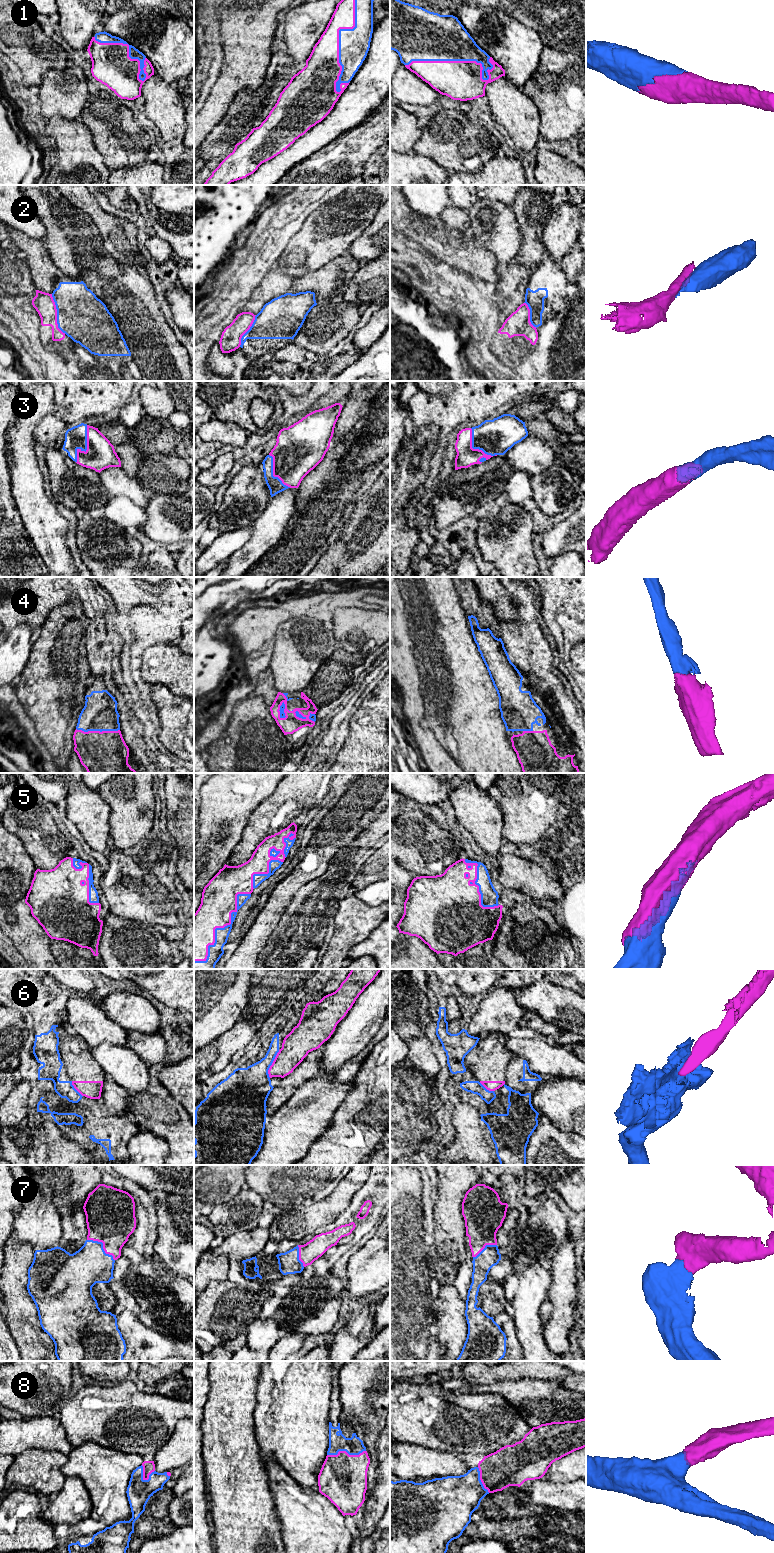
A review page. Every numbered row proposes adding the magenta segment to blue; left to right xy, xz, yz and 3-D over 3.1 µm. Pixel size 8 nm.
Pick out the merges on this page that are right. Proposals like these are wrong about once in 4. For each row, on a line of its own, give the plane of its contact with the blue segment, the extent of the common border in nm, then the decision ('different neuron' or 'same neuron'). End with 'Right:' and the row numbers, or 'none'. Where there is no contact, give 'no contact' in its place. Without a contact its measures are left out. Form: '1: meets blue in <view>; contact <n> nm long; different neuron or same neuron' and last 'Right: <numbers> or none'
1: meets blue in xz; contact 750 nm long; same neuron
2: meets blue in xy; contact 340 nm long; different neuron
3: meets blue in xy; contact 320 nm long; same neuron
4: meets blue in xy; contact 360 nm long; same neuron
5: meets blue in xz; contact 700 nm long; same neuron
6: meets blue in xz; contact 240 nm long; different neuron
7: meets blue in xy; contact 280 nm long; same neuron
8: meets blue in xz; contact 320 nm long; same neuron
Right: 1, 3, 4, 5, 7, 8

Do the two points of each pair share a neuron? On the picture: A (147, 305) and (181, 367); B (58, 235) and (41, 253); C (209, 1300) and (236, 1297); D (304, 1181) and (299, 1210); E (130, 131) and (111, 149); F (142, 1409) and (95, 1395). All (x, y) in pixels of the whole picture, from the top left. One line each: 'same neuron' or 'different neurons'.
A: same neuron
B: different neurons
C: same neuron
D: different neurons
E: same neuron
F: same neuron

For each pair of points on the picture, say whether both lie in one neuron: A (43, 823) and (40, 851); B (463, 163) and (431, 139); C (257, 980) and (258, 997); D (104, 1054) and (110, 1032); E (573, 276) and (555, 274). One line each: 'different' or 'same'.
A: same
B: same
C: same
D: different
E: different

